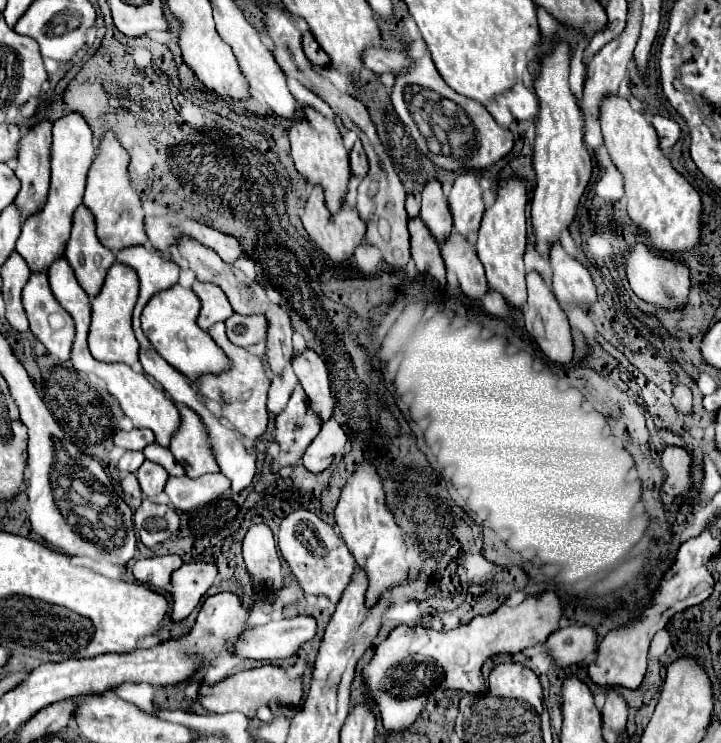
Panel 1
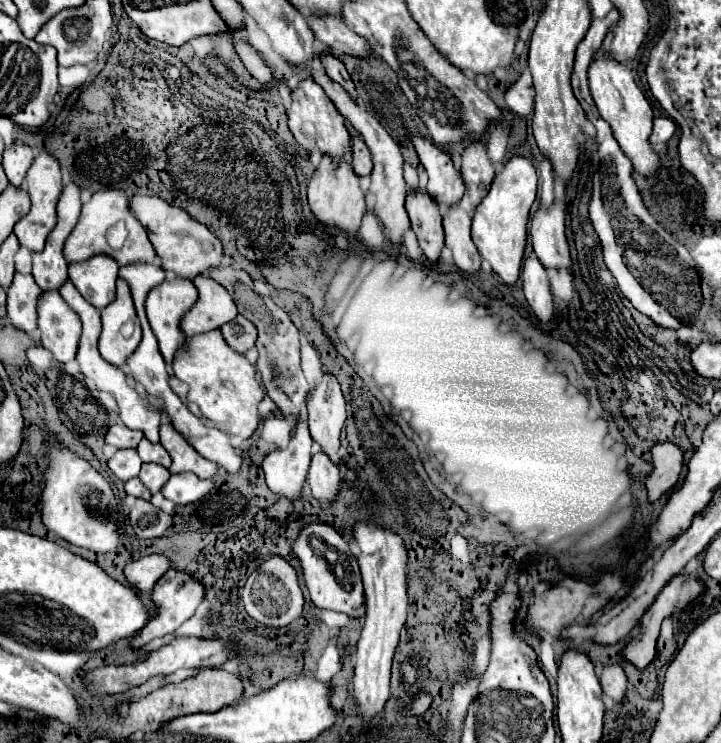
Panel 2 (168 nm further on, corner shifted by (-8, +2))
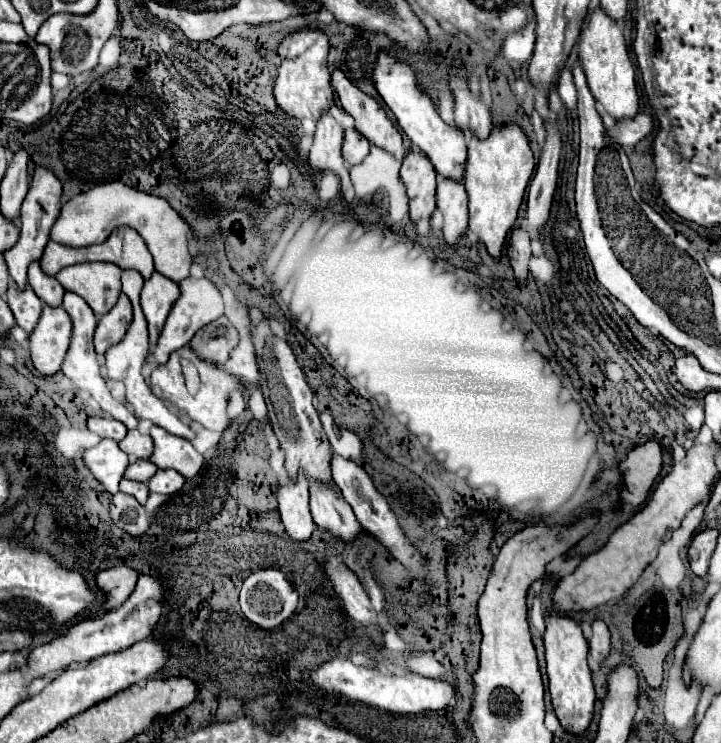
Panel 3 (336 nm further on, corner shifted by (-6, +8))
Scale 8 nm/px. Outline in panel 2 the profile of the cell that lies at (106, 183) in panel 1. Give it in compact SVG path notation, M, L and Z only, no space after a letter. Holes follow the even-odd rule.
M104 188L92 194L92 198L82 206L80 222L64 244L64 256L68 262L80 262L100 252L114 256L120 266L132 262L158 262L158 256L148 240L148 232L130 208L130 196L118 188Z

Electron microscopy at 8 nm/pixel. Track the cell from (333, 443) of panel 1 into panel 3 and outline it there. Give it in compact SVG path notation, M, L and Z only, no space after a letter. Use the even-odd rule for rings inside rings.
M310 482L310 510L316 526L322 532L328 532L332 540L348 544L362 532L362 524L334 484L318 486L318 482Z

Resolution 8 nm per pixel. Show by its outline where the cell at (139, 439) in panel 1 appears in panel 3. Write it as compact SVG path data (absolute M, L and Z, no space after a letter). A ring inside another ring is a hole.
M90 416L86 420L86 426L88 426L90 432L94 432L102 438L112 438L116 442L126 436L126 426L122 426L122 422L118 422L118 420L106 420L106 418Z

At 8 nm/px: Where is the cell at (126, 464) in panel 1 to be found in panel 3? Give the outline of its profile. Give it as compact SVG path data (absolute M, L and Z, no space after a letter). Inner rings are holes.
M104 438L104 440L100 440L100 444L86 450L82 454L82 460L84 460L86 468L90 470L90 474L100 484L104 484L104 488L110 494L118 492L118 482L124 476L126 464L130 464L128 454L122 454L122 450L118 450L118 442Z

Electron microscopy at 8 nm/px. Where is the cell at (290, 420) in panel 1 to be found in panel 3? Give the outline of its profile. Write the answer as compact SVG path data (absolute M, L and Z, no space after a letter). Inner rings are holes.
M298 478L296 484L290 482L286 488L278 488L280 520L286 528L286 534L294 540L310 540L314 532L308 498L310 492L306 478Z

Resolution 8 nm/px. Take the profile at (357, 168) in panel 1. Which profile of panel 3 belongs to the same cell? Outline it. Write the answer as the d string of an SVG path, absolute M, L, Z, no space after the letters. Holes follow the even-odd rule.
M354 128L346 130L344 134L344 144L342 144L342 156L348 164L360 164L370 150L370 144L362 134L358 134Z

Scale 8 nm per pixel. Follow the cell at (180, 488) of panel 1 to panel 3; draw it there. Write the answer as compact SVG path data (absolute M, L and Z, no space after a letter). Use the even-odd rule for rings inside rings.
M158 470L148 480L148 490L150 492L160 492L160 494L174 494L184 486L184 482L186 480L174 470Z

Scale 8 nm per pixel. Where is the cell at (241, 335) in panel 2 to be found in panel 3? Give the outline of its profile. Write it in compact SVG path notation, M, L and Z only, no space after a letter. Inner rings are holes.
M224 316L198 330L194 338L188 342L188 346L200 360L216 366L228 360L228 354L236 344L238 344L238 332Z

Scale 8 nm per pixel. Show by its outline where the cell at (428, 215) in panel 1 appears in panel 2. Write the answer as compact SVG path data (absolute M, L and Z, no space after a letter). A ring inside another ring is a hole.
M416 134L414 138L414 146L422 166L428 172L428 186L426 186L428 196L438 206L458 204L464 196L464 182L460 174L456 174L450 156L440 148L436 148L426 138L422 138L420 134Z

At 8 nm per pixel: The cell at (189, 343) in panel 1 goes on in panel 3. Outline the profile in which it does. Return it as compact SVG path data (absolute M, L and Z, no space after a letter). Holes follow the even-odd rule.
M154 272L142 288L140 304L144 310L144 316L148 320L148 334L150 334L150 346L156 346L158 334L162 332L162 326L166 322L166 316L176 302L178 286L176 282L170 282L168 278L162 278L162 274Z

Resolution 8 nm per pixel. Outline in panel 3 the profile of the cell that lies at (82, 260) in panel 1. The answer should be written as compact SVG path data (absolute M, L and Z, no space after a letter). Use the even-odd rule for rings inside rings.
M92 262L68 266L56 274L56 280L64 286L64 290L84 298L96 316L102 316L114 306L114 302L118 302L122 292L120 272L122 270L106 262Z

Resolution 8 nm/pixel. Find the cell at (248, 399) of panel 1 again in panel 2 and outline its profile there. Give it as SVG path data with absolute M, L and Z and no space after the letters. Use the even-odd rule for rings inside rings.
M218 328L192 336L186 350L176 354L172 368L174 376L190 386L188 400L196 402L208 420L220 428L226 428L228 434L240 436L244 440L256 432L258 424L262 422L258 404L266 392L256 378L256 366L250 364L244 354L228 348L228 342Z

